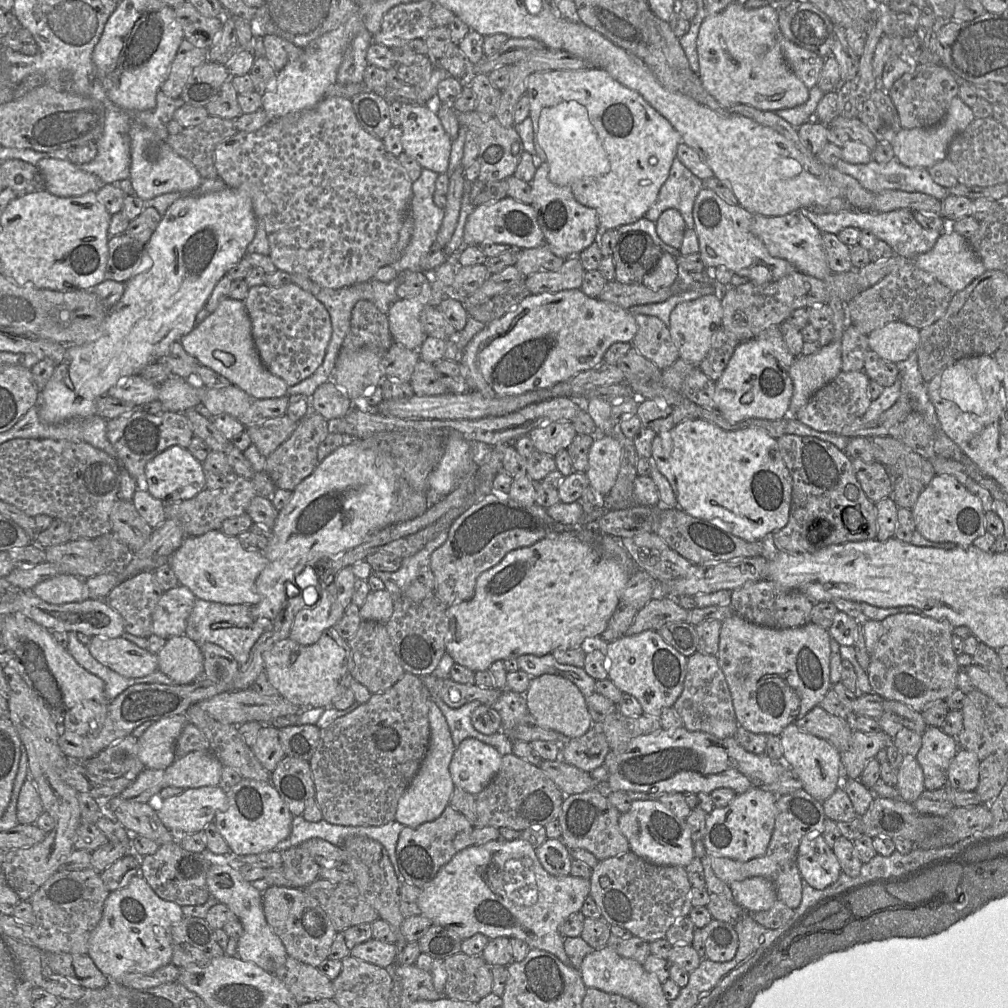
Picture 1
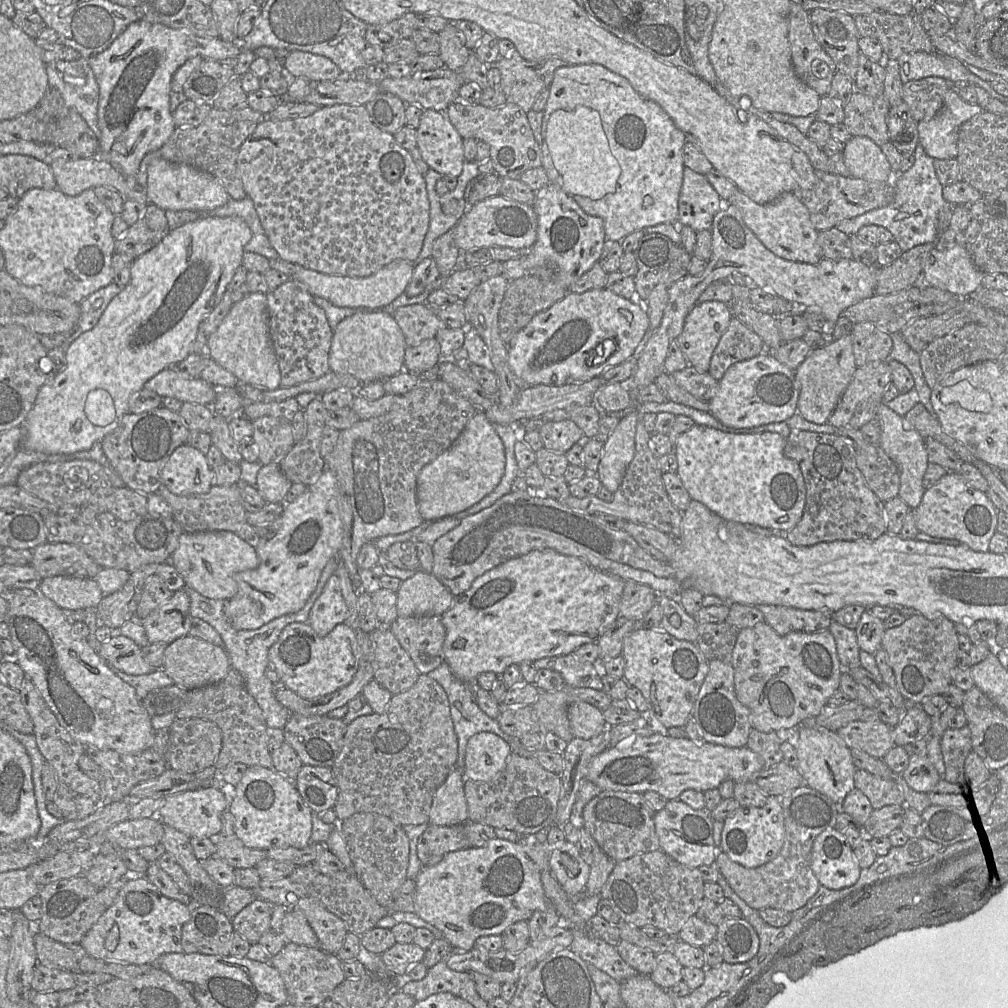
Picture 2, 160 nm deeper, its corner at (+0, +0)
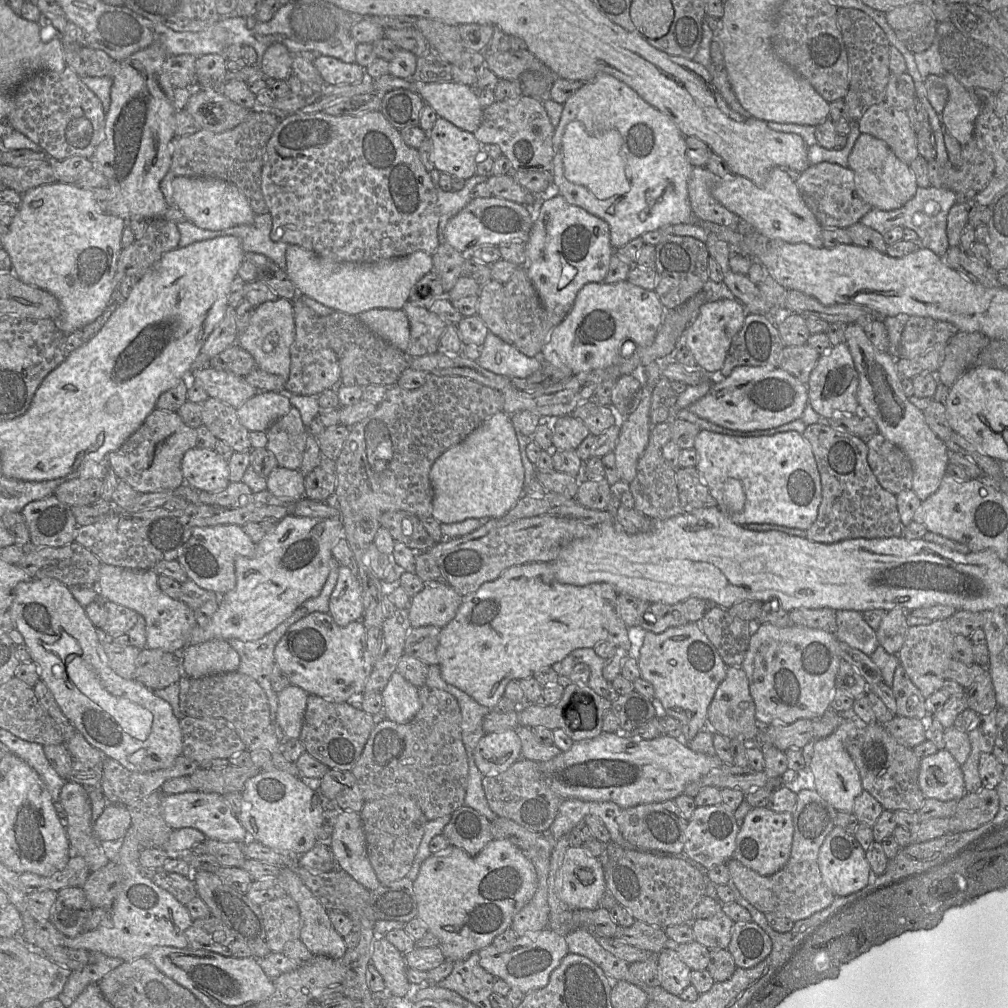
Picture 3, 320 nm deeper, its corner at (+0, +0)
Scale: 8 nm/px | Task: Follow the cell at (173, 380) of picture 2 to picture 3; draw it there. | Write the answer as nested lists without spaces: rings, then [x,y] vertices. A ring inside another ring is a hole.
[[[215,368],[192,370],[192,380],[200,384],[209,397],[216,398],[234,408],[241,407],[259,390],[251,386],[243,376]]]

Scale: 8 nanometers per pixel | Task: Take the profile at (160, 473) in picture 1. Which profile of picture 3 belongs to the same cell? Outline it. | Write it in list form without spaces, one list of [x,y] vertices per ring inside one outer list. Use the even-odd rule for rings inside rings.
[[[189,449],[182,458],[181,470],[185,484],[197,491],[219,492],[230,484],[228,461],[214,449]]]

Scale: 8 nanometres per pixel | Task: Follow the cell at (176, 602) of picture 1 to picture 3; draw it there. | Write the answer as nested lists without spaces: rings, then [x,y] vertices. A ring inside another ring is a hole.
[[[102,564],[97,581],[100,597],[134,610],[145,619],[147,648],[180,653],[187,645],[196,625],[194,611],[179,599],[172,599],[162,592],[154,570],[131,570]]]

